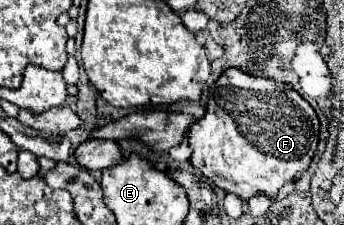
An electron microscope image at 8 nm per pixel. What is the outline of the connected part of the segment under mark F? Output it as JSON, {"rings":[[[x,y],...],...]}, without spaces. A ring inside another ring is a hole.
{"rings":[[[230,67],[218,77],[216,83],[210,85],[206,113],[202,119],[194,121],[188,131],[188,141],[192,147],[190,163],[200,169],[208,179],[212,179],[216,187],[228,193],[236,193],[244,201],[248,201],[256,193],[276,197],[278,189],[286,181],[296,179],[298,171],[308,169],[312,155],[318,147],[318,131],[318,115],[314,113],[312,105],[292,89],[292,85],[246,75],[244,71]]]}

